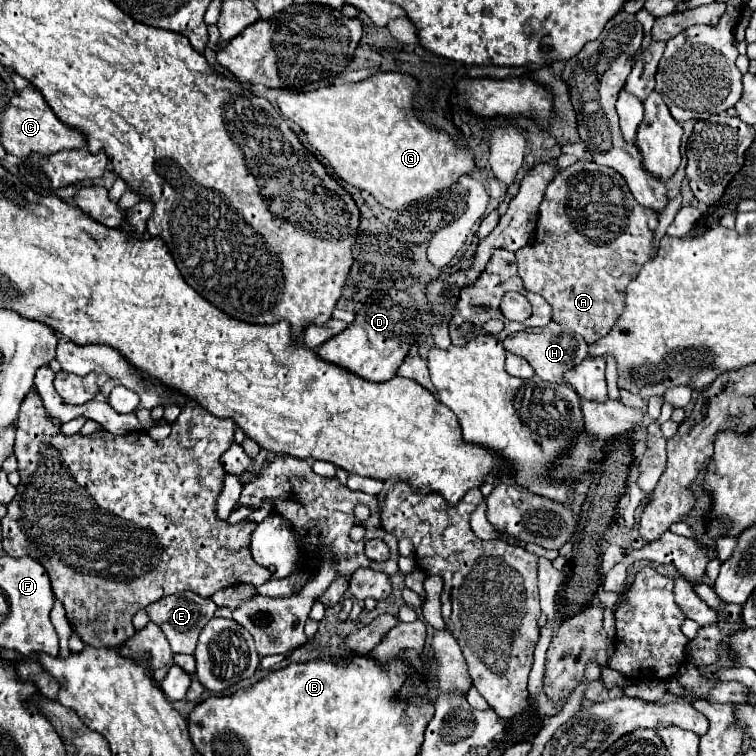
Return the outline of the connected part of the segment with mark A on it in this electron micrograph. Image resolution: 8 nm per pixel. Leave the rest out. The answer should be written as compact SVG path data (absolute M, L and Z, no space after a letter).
M577 161L573 163L571 171L559 171L557 177L553 179L553 183L549 183L547 191L545 191L545 201L541 203L541 209L539 209L539 221L537 221L537 231L535 231L535 241L531 247L525 247L525 249L519 249L515 255L517 255L517 265L519 265L519 275L523 277L525 281L525 287L533 293L539 293L547 299L547 303L553 307L553 321L557 321L559 325L563 325L565 329L581 335L587 343L595 343L597 339L605 337L611 327L617 323L619 315L623 313L625 309L625 285L637 277L639 269L651 259L651 239L653 239L653 231L657 227L657 213L649 207L643 207L639 205L631 193L629 193L629 187L625 185L625 179L609 169L609 167L599 167L595 165L595 171L583 171L583 161Z

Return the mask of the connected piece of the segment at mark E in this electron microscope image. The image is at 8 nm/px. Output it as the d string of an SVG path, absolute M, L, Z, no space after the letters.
M181 591L177 595L169 595L163 597L161 601L155 601L153 605L147 607L147 615L149 619L161 627L161 631L165 633L167 641L171 643L173 653L193 653L195 645L197 645L197 637L201 633L201 629L207 625L209 619L213 619L217 611L217 605L211 599L199 597L193 591Z

